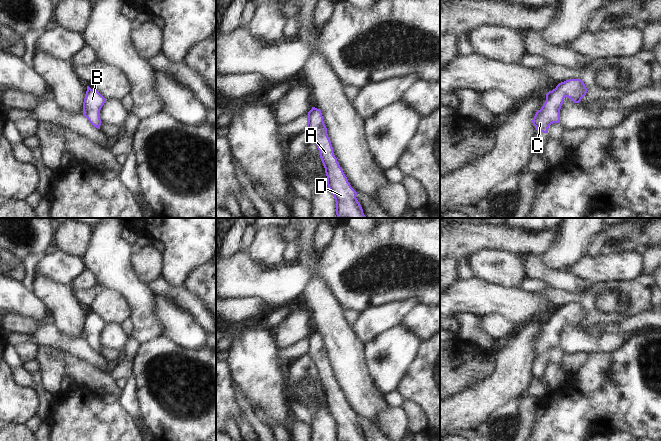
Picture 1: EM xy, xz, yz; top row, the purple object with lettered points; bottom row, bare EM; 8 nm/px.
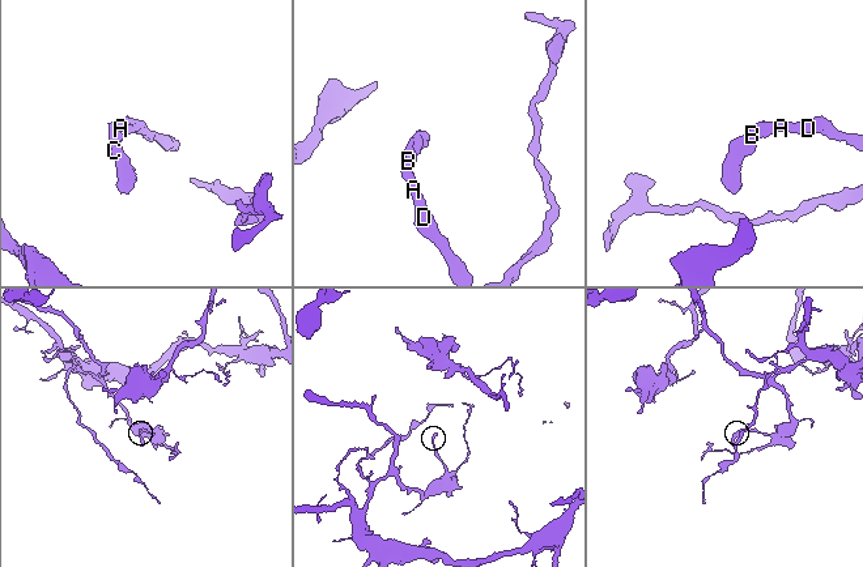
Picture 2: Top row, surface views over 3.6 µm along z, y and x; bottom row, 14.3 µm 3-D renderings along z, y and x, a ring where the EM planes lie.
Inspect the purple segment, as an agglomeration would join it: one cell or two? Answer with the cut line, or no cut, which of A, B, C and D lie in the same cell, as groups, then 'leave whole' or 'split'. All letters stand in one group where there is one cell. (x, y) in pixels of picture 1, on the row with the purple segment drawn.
no cut | A B C D | leave whole

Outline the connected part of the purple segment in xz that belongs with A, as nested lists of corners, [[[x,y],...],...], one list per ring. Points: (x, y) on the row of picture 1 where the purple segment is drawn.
[[[312,107],[308,112],[307,132],[314,139],[327,176],[327,185],[336,202],[338,218],[367,218],[358,202],[357,192],[351,187],[337,158],[320,109]]]

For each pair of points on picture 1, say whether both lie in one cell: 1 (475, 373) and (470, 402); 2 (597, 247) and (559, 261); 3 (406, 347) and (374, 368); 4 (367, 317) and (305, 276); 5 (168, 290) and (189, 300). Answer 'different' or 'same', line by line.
1: different
2: different
3: same
4: different
5: same

